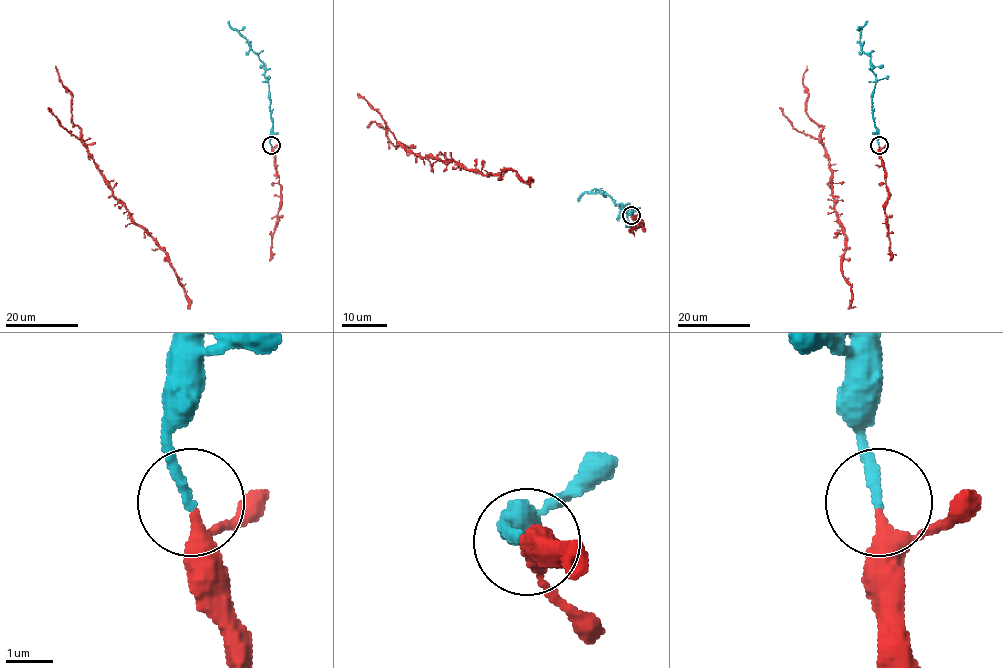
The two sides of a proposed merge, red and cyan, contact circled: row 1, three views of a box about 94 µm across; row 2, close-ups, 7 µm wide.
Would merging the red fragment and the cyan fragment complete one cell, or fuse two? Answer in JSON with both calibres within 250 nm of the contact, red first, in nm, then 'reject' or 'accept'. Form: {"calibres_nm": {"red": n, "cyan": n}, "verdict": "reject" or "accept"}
{"calibres_nm": {"red": 280, "cyan": 200}, "verdict": "accept"}

